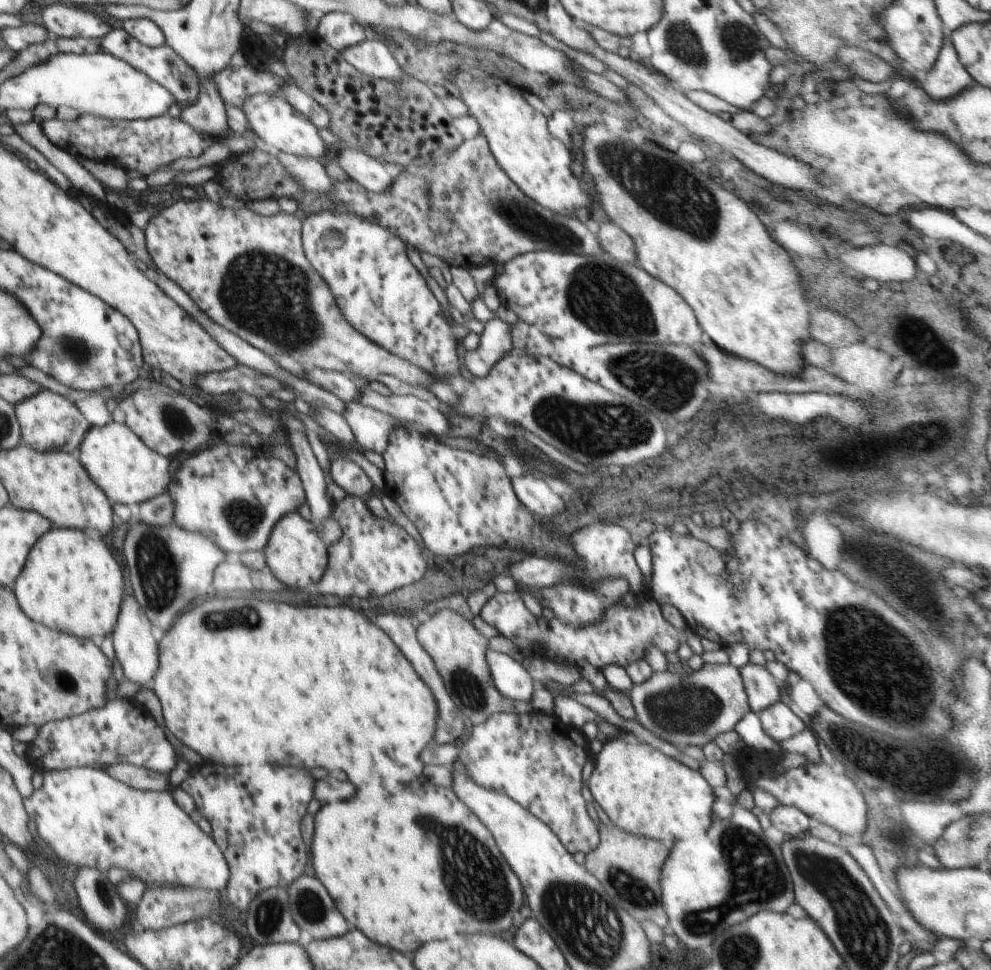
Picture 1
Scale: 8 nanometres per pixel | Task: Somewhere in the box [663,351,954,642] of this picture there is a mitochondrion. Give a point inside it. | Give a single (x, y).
(724, 459)

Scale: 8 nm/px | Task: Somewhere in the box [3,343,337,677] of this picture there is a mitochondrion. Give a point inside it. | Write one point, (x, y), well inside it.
(150, 547)

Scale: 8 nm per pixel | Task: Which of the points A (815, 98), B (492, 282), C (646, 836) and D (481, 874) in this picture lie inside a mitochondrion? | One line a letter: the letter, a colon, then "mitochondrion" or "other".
A: other
B: other
C: other
D: mitochondrion

